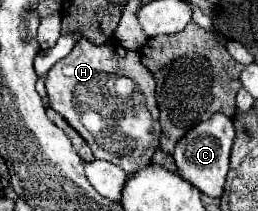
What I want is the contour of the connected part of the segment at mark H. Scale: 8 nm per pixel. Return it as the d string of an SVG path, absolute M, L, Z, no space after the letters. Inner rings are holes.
M83 38L43 80L51 108L83 136L95 158L121 166L127 174L151 162L161 134L159 110L155 102L155 80L141 64L137 50L127 50L119 42L115 42L115 46L97 46Z

